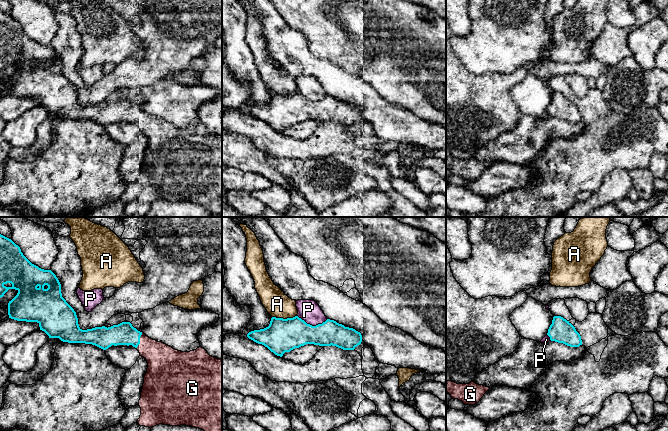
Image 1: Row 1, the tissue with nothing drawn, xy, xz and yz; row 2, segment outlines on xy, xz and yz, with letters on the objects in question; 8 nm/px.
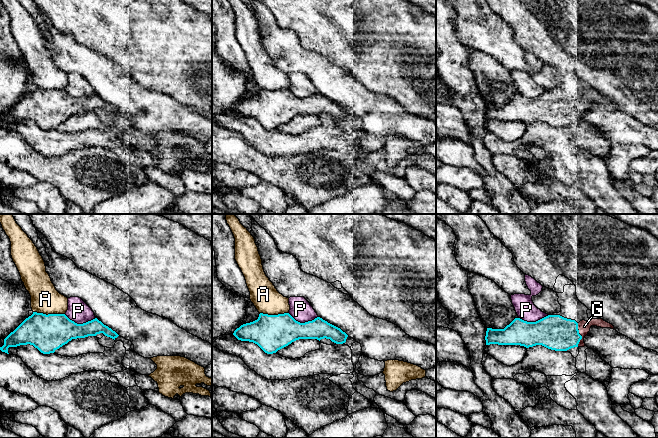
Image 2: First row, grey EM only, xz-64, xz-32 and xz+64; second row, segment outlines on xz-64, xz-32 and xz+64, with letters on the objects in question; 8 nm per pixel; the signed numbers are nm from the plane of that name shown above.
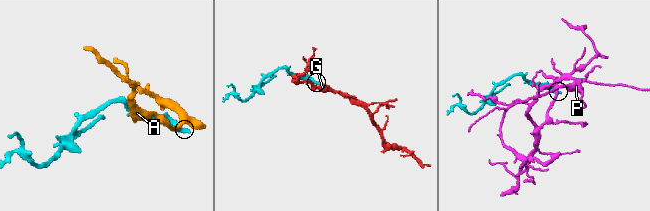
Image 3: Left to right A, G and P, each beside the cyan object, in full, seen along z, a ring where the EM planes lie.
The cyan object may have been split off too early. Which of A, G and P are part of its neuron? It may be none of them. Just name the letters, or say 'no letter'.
G

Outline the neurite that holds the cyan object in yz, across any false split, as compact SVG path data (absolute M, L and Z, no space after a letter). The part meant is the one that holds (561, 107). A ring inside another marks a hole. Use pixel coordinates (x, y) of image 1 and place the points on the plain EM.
M561 92L553 93L547 111L551 117L563 119L570 123L579 123L582 121L581 112L575 103Z

